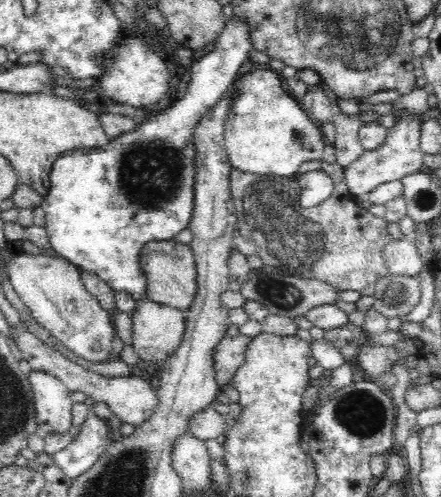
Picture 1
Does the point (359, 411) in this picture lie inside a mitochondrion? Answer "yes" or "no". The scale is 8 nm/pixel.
yes

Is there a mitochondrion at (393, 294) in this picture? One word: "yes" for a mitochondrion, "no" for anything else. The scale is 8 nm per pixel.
yes

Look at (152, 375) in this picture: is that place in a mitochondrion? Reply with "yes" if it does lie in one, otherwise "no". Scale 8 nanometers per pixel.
no

